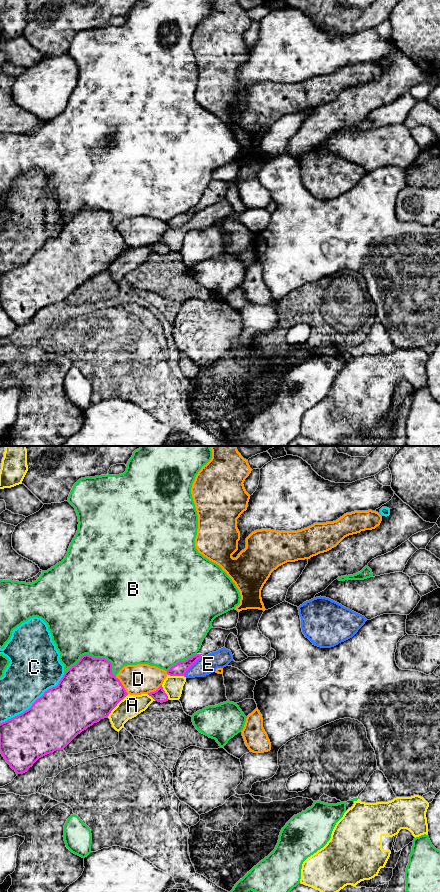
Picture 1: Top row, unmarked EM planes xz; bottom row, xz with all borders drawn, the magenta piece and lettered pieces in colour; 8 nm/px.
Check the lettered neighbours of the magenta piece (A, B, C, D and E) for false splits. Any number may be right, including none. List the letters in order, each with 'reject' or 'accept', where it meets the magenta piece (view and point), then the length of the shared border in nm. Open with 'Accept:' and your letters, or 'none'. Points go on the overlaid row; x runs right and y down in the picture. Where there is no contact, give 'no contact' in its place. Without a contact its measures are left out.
Accept: none
A: reject; meets magenta in xz at (116, 705); contact 260 nm long
B: reject; meets magenta in xz at (94, 658); contact 420 nm long
C: reject; meets magenta in xz at (34, 702); contact 650 nm long
D: reject; meets magenta in xz at (122, 685); contact 180 nm long
E: reject; meets magenta in xz at (191, 665); contact 220 nm long

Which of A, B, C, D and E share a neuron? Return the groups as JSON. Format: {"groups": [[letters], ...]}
{"groups": [["A", "E"], ["B"], ["C"], ["D"]]}

